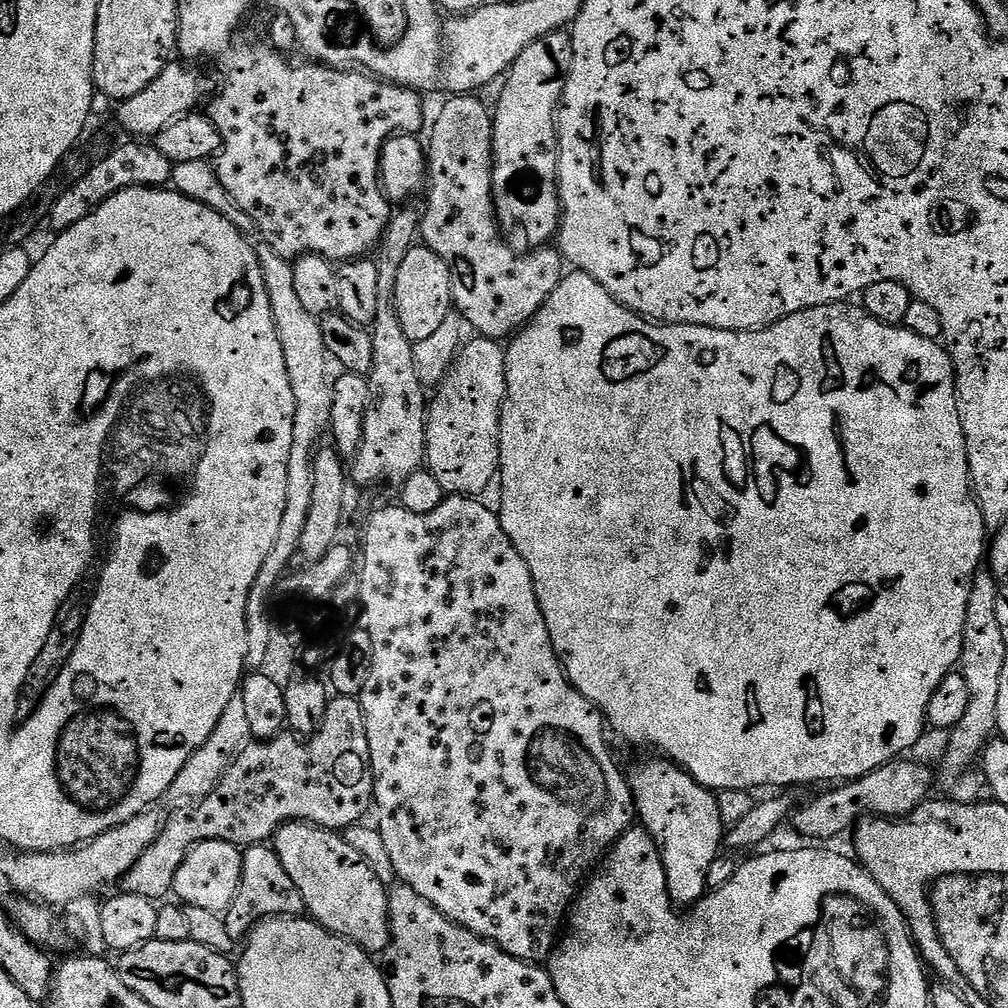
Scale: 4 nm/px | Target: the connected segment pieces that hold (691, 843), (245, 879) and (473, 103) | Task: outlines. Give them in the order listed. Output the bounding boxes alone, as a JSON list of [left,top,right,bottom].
[[630,759,726,906],[223,843,305,942],[419,94,566,342]]

